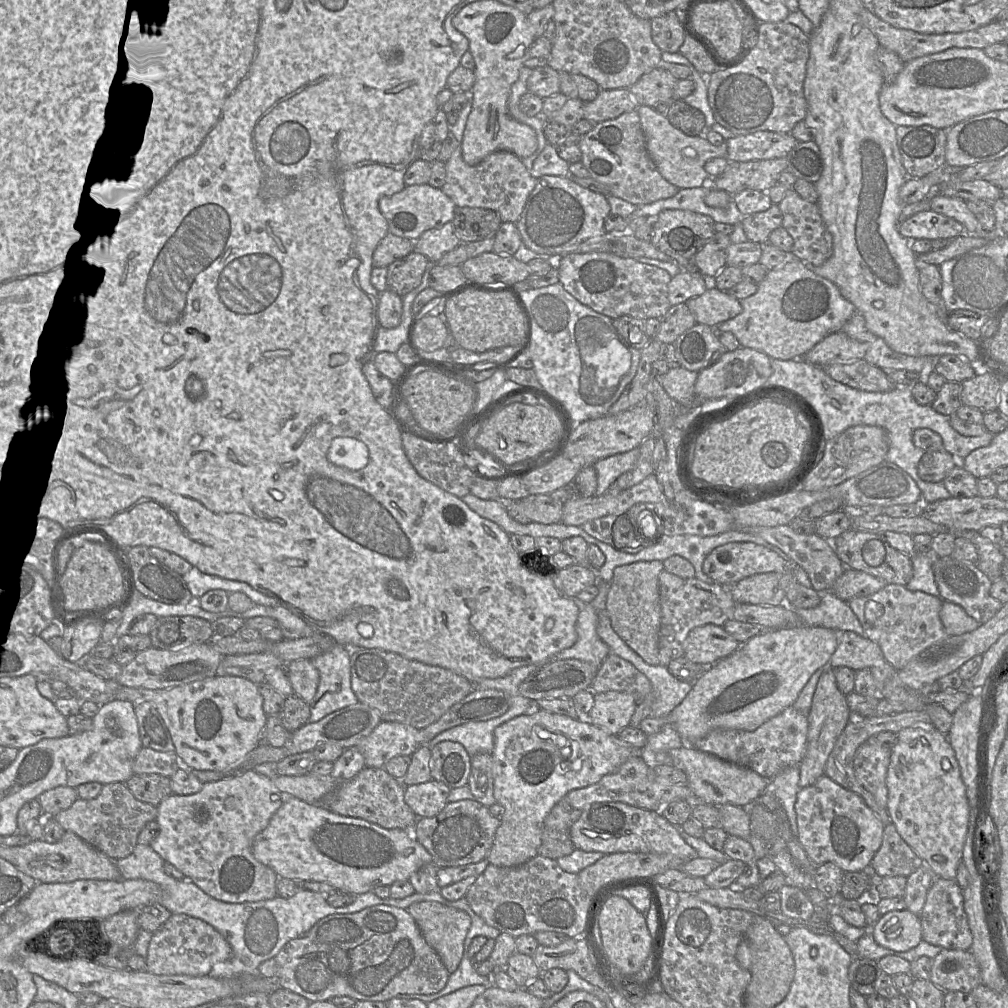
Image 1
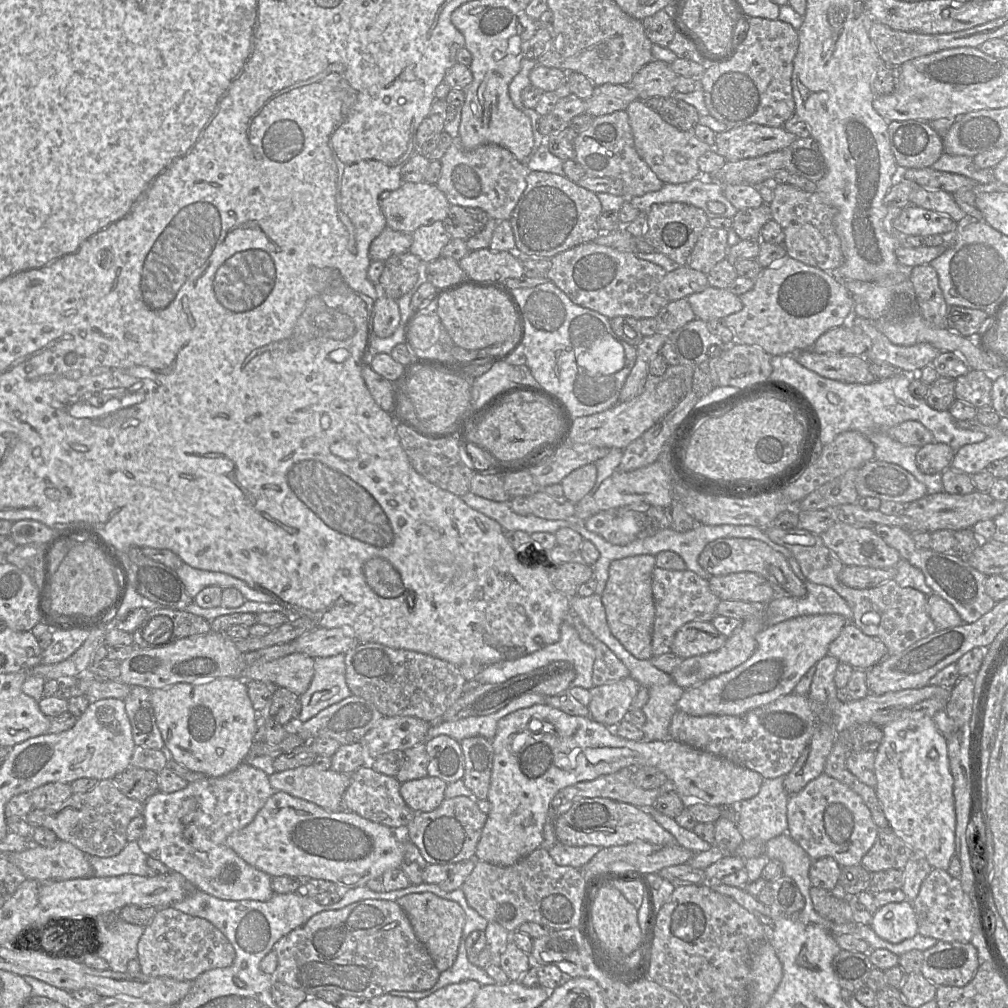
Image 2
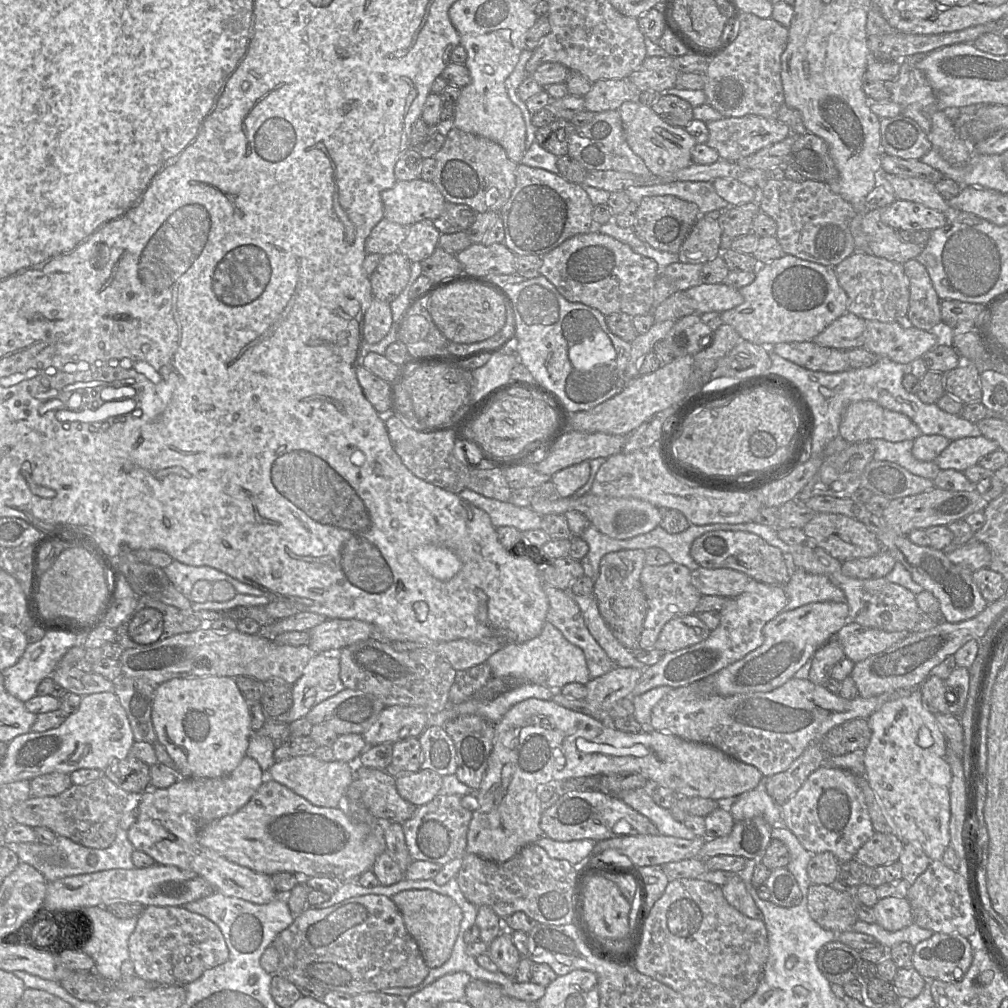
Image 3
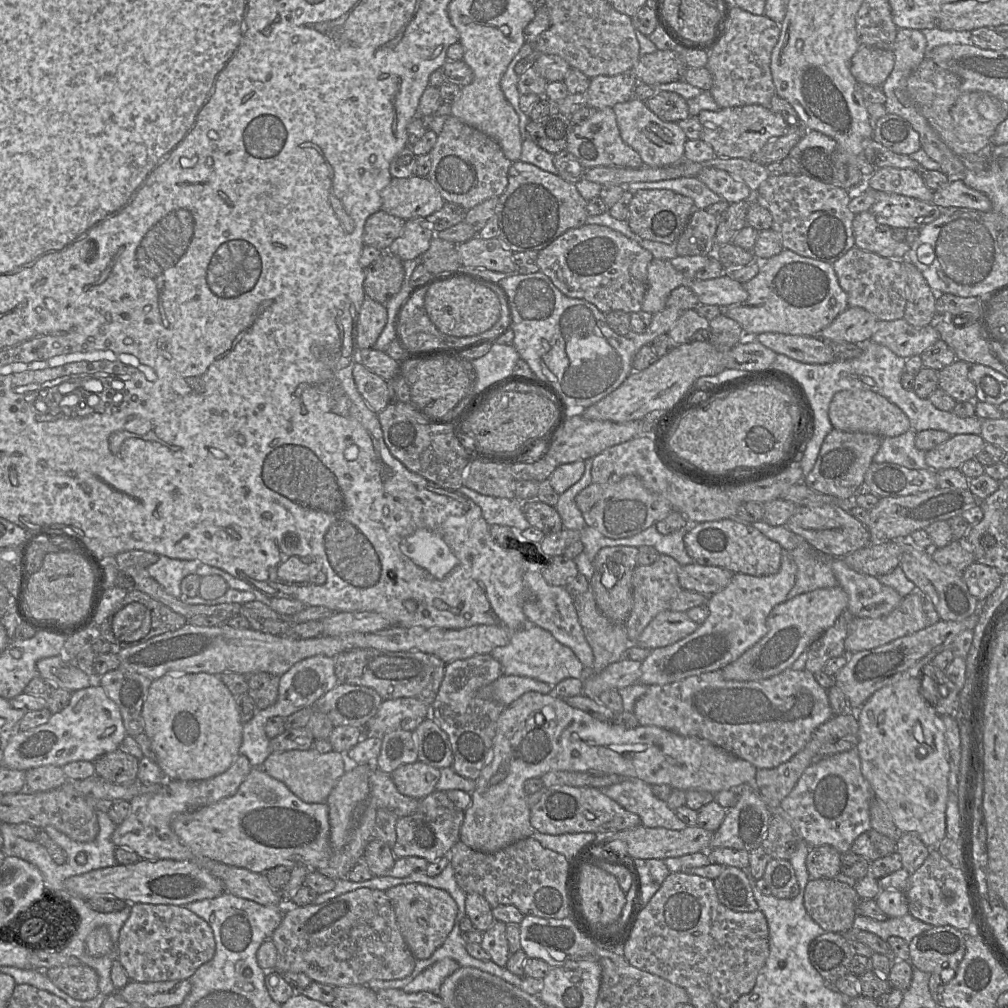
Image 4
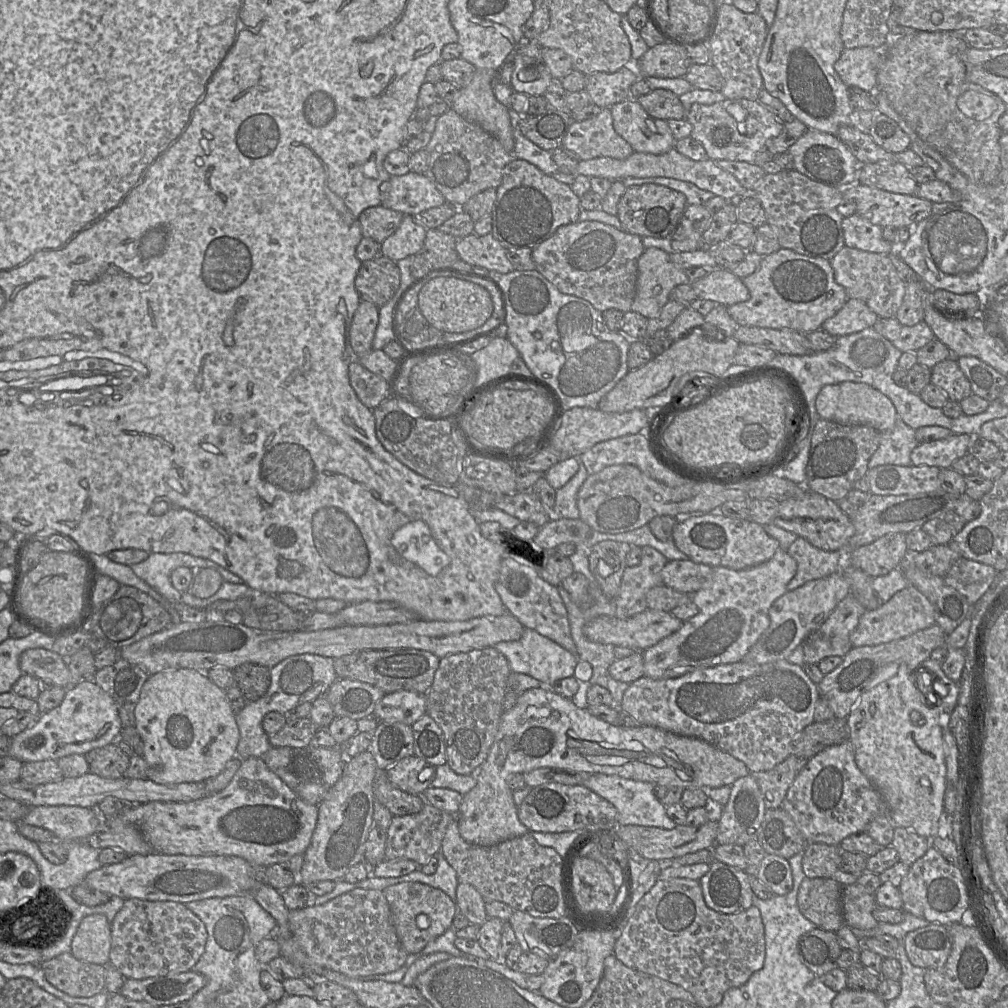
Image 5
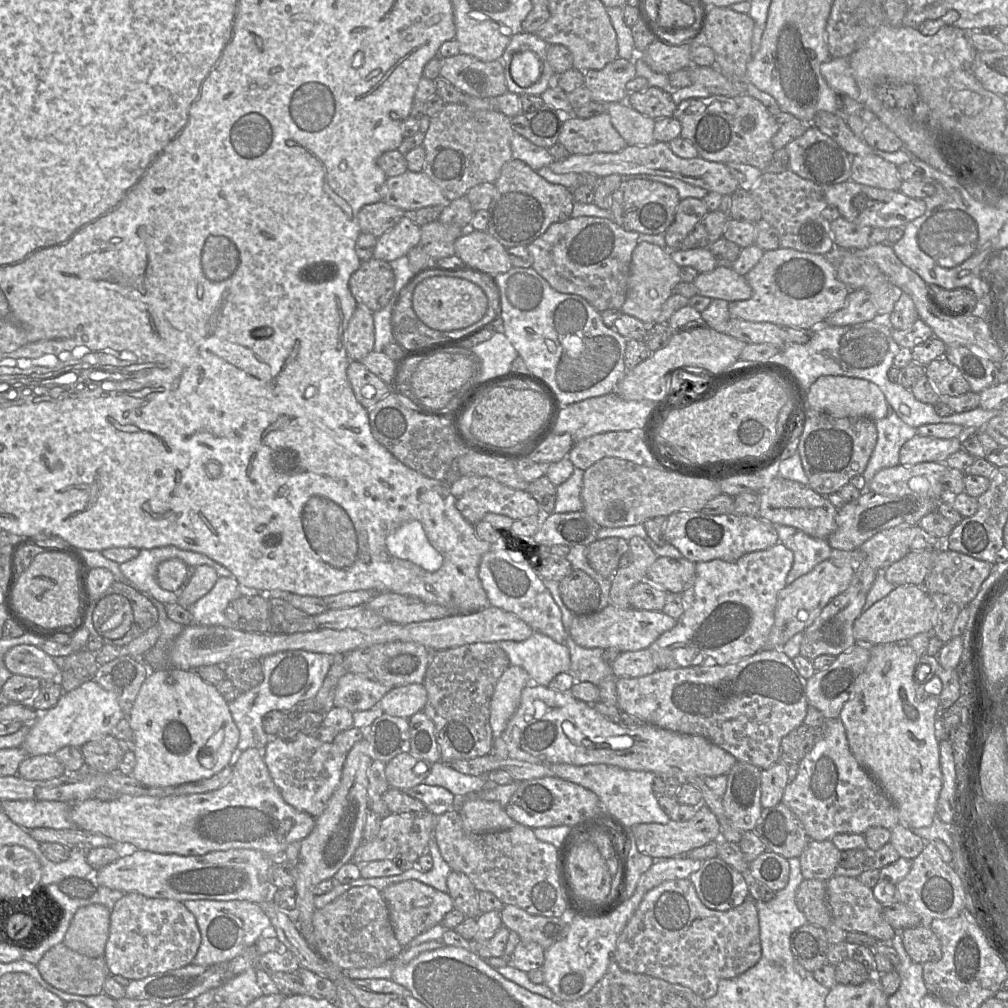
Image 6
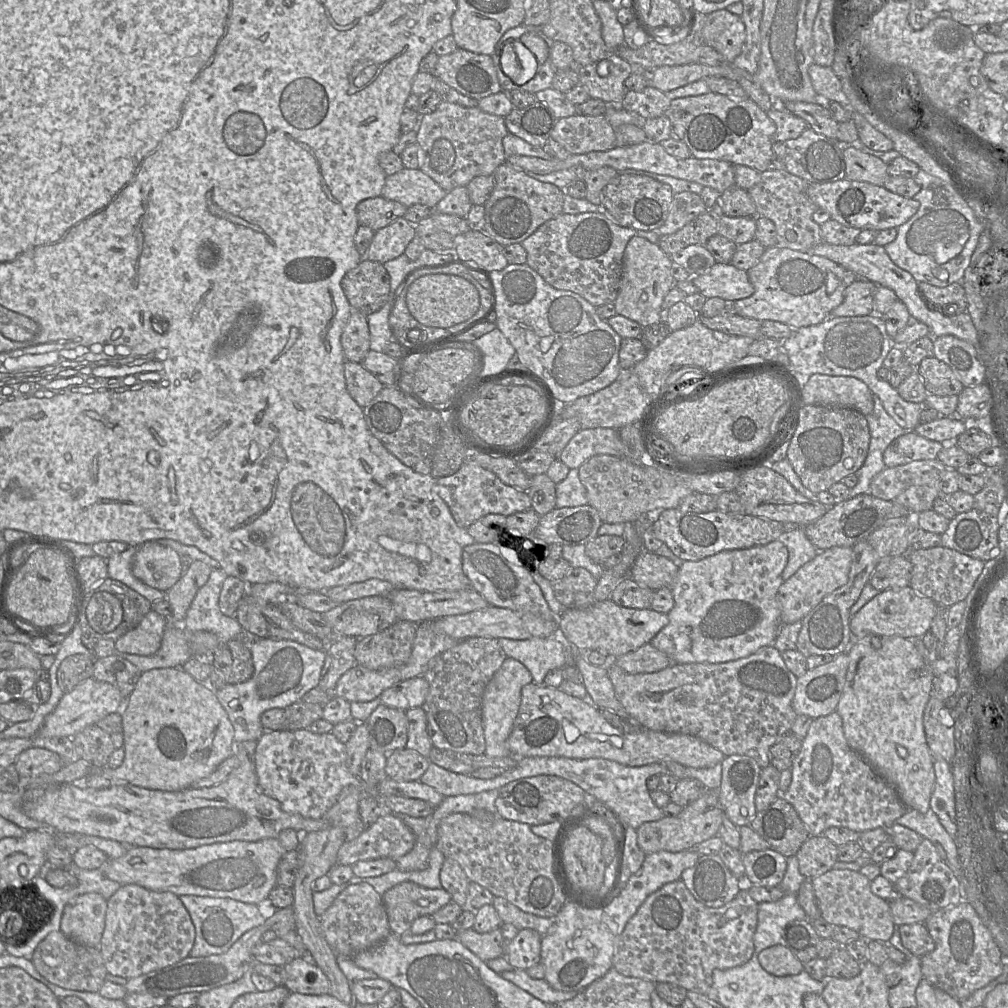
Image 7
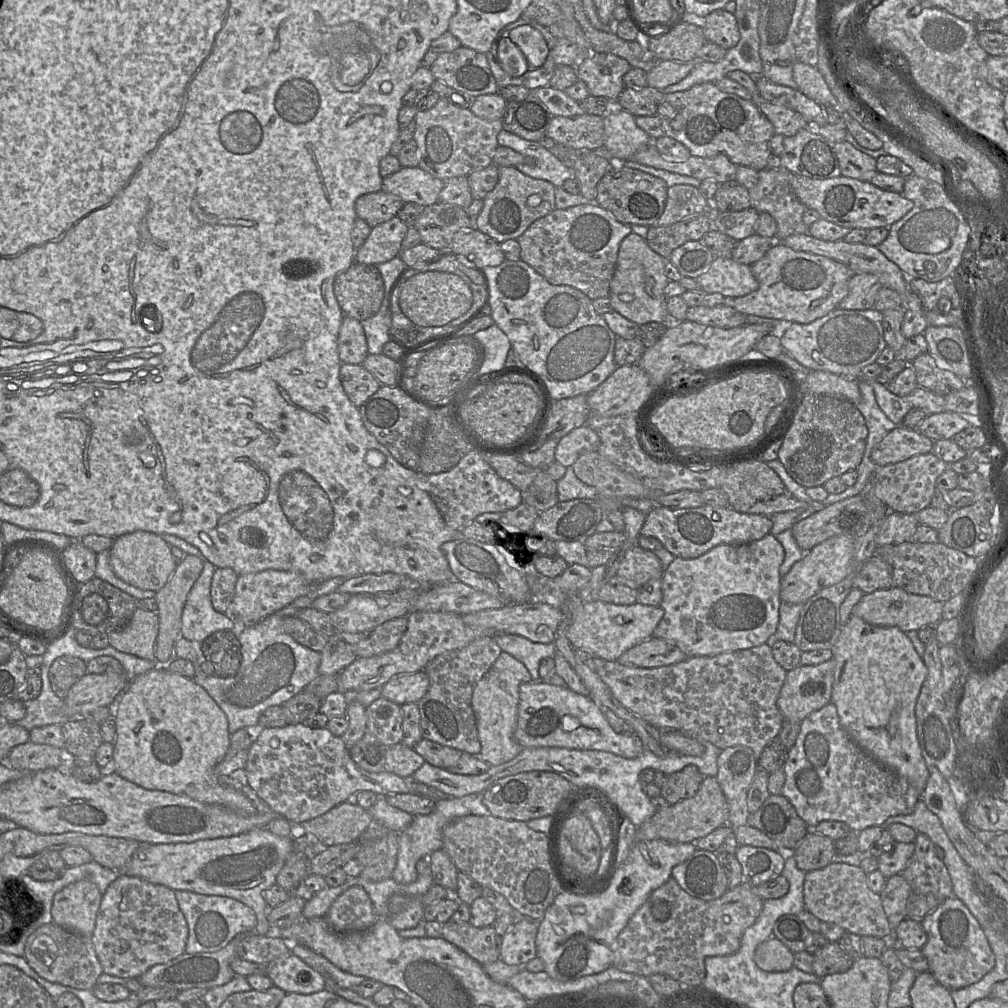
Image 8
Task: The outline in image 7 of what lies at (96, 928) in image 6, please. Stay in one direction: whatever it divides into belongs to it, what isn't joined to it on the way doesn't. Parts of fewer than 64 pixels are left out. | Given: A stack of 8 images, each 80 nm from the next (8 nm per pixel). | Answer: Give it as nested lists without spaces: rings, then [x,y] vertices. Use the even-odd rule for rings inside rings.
[[[96,892],[73,897],[63,909],[60,928],[71,940],[99,948],[105,929],[107,900]]]

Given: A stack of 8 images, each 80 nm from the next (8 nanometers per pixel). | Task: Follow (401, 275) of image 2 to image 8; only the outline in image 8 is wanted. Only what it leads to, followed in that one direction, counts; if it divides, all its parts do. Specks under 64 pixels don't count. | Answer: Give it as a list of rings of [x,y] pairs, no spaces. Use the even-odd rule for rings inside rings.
[[[354,262],[336,276],[333,290],[343,317],[364,321],[379,311],[385,287],[376,265]]]

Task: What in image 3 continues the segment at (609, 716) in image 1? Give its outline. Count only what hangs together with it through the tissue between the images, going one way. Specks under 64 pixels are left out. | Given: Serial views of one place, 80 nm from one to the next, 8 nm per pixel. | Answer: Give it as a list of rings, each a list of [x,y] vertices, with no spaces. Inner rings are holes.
[[[615,666],[608,673],[590,679],[585,685],[586,700],[595,708],[609,712],[621,699],[632,697],[632,691],[640,678],[641,671],[633,667]]]

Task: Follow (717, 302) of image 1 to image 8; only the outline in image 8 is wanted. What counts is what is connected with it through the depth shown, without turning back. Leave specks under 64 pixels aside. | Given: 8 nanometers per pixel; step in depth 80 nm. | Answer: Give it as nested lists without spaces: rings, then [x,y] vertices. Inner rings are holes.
[[[716,257],[696,280],[703,293],[720,293],[725,297],[744,296],[759,287],[750,265],[736,262],[731,257]]]

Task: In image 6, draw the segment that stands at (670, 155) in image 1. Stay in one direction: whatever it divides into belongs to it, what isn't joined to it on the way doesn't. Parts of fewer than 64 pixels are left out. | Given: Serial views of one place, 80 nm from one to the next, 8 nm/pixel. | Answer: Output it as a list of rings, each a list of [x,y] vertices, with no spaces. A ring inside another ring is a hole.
[[[626,102],[607,104],[607,113],[613,127],[628,145],[646,146],[655,143],[655,119],[647,117]]]

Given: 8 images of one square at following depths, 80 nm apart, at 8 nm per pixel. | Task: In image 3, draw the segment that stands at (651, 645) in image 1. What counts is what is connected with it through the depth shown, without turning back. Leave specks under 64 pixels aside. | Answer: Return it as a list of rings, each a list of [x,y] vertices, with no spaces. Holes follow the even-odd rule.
[[[642,549],[609,552],[601,558],[599,576],[594,582],[593,594],[601,616],[614,637],[630,651],[641,650],[639,639],[647,612],[647,602],[640,576],[645,565],[645,551]]]

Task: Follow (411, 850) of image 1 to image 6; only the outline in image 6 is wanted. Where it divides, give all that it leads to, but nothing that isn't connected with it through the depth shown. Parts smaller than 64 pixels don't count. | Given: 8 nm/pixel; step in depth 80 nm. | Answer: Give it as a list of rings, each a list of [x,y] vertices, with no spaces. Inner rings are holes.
[[[248,748],[234,761],[230,781],[217,790],[165,797],[121,795],[111,801],[93,797],[72,806],[72,819],[75,828],[103,834],[140,850],[191,856],[213,851],[253,849],[262,852],[274,863],[286,859],[285,851],[289,844],[302,841],[312,832],[317,818],[295,809],[283,799],[265,764],[262,751]]]

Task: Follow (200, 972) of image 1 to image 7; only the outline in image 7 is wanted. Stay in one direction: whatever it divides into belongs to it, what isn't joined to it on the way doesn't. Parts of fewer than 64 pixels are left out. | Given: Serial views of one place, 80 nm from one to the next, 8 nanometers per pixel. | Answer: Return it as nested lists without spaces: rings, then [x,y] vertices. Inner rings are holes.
[[[125,884],[107,900],[105,929],[99,950],[108,973],[130,979],[188,957],[195,935],[191,916],[174,893]]]

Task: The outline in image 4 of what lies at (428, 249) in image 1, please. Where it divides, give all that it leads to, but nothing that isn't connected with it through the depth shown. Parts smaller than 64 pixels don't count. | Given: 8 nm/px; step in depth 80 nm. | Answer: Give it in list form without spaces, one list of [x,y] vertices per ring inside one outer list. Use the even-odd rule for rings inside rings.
[[[426,218],[407,220],[402,234],[392,242],[388,251],[402,260],[420,261],[435,235],[436,232]]]

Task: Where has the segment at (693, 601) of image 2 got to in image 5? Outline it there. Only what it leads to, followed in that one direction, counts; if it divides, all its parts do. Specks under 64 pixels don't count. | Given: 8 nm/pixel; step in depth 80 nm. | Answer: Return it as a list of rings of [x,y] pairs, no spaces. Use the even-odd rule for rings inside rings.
[[[651,546],[642,547],[642,558],[638,565],[626,567],[618,595],[614,598],[616,615],[618,618],[628,618],[647,610],[646,594],[658,585],[663,585],[661,571],[668,559]]]

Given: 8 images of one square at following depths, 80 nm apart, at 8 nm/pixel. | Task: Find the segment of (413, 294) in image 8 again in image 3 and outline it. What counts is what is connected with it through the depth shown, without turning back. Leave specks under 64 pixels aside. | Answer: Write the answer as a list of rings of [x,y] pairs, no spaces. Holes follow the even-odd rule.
[[[471,283],[438,290],[427,300],[427,309],[436,327],[449,341],[456,343],[476,343],[498,333],[506,323],[507,308],[510,306],[501,293]]]

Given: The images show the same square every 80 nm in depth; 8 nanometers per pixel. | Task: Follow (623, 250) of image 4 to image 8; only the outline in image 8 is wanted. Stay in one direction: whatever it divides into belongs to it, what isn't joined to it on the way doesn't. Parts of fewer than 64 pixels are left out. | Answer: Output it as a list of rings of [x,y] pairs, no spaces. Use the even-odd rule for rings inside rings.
[[[581,204],[552,210],[546,216],[534,221],[517,240],[521,247],[520,259],[534,268],[549,283],[574,287],[594,300],[609,297],[619,246],[622,240],[631,233],[631,225],[617,221],[600,205]]]

